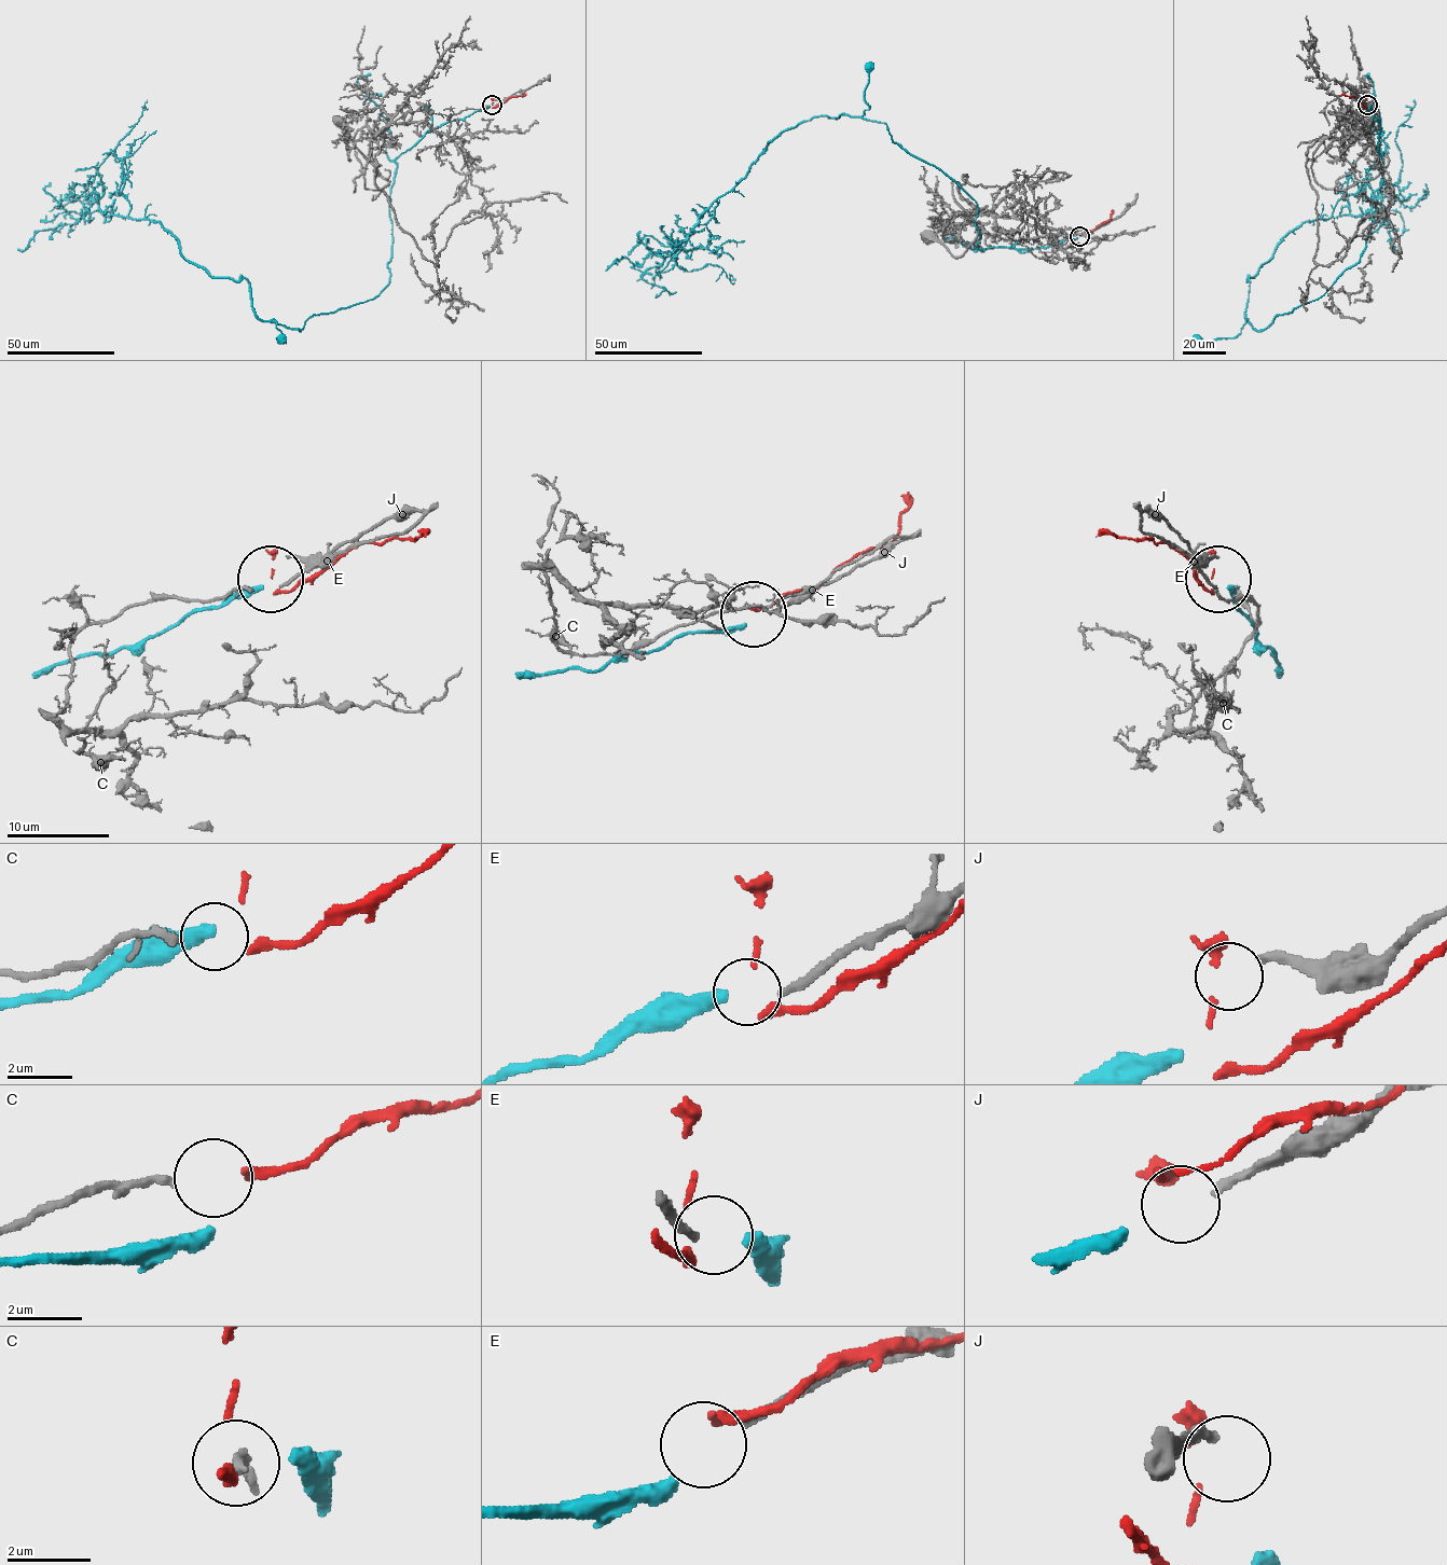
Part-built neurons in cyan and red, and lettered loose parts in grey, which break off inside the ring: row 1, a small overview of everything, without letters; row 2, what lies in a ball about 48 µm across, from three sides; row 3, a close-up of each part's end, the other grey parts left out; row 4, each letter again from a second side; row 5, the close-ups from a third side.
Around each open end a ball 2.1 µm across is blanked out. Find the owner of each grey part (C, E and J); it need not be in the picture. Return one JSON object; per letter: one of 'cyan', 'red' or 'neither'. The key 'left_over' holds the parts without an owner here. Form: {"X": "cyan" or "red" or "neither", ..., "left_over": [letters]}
{"C": "red", "E": "cyan", "J": "neither", "left_over": ["J"]}

